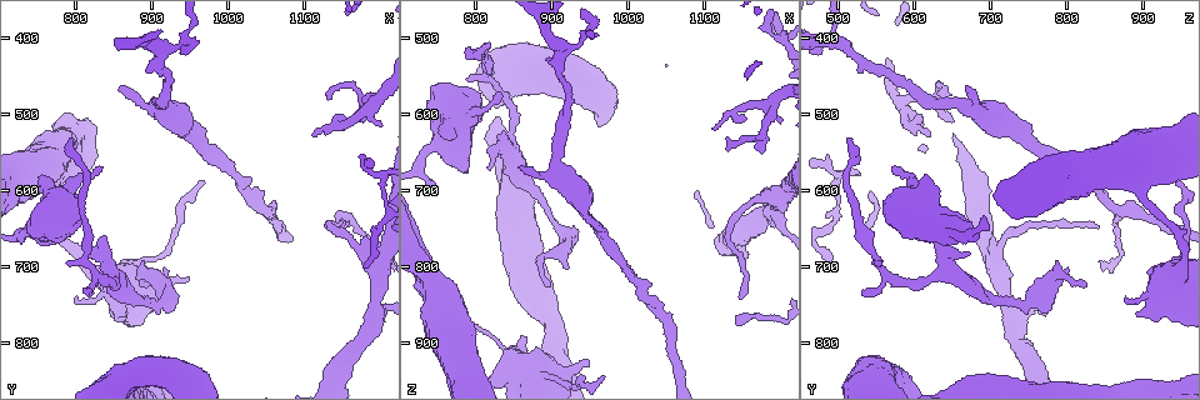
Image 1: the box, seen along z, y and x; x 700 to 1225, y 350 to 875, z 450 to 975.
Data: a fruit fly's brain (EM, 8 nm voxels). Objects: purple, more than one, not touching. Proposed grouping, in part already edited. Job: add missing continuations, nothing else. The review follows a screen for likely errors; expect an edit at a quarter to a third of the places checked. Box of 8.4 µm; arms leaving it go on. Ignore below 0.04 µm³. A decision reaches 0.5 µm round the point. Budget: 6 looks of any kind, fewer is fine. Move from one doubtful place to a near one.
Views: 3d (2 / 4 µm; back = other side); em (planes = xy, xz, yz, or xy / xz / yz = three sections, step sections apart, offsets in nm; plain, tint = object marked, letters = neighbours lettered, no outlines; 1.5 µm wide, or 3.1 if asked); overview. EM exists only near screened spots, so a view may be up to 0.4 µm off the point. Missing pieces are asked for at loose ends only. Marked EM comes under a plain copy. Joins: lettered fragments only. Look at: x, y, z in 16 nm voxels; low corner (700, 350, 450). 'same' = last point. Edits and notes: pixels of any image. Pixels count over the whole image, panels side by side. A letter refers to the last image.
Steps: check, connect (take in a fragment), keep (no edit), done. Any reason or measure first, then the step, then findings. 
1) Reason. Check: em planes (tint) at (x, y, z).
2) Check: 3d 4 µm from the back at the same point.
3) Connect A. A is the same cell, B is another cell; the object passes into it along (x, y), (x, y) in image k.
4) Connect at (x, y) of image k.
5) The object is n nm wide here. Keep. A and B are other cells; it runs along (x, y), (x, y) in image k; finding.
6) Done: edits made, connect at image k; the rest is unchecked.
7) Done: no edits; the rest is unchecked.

Branch stops here. Check: 3d 2 µm at (820, 740, 535).

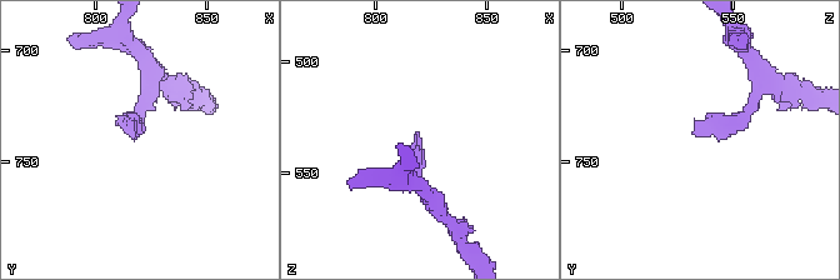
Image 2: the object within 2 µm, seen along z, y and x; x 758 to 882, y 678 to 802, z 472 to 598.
Check: em yz step 8 (tint) at (819, 738, 532).

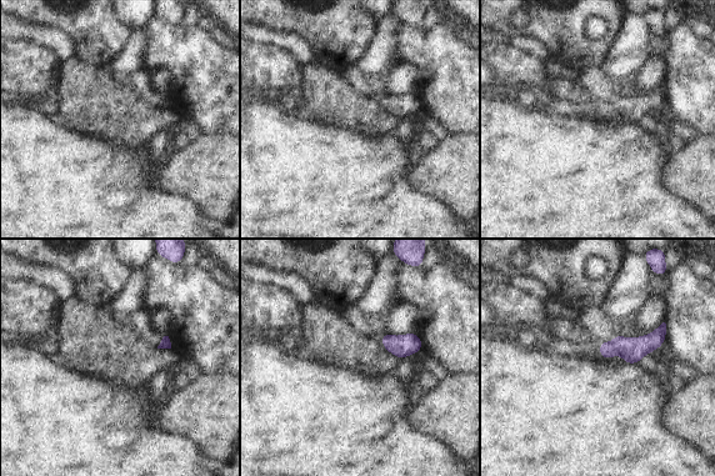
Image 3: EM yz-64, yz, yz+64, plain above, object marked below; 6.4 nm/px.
Another direction. Check: em planes (letters) at the same point.

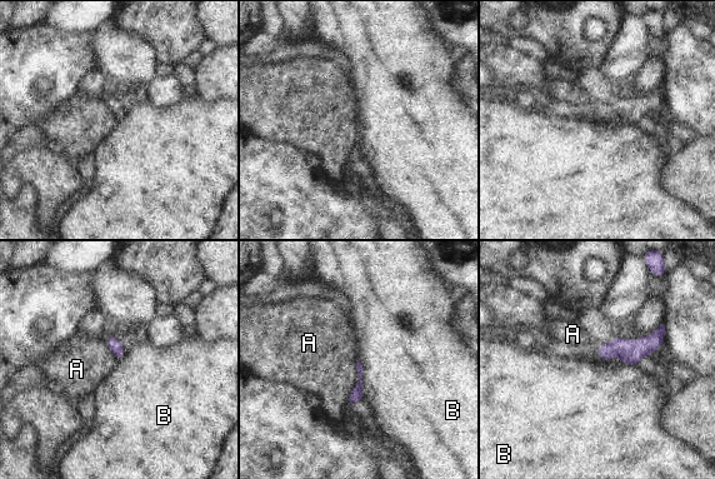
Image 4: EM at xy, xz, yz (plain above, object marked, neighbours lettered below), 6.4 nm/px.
Keep. A and B are other cells; it runs along (661, 329), (644, 347), (601, 355) in image 4; no lettered fragment goes on from it.

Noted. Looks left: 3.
Tapers out. Check: em planes (letters) at (835, 575, 575).

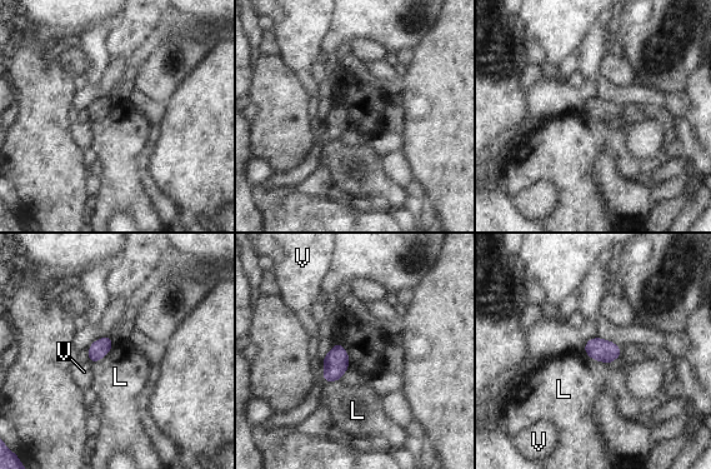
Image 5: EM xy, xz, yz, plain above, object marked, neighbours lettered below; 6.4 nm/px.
The object is 120 nm wide here. Keep. L and V are other cells; a border runs along (114, 340), (110, 350), (94, 364) in image 5; no lettered fragment goes on from it.

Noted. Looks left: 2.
Free end. Check: em planes (letters) at (1135, 480, 640).

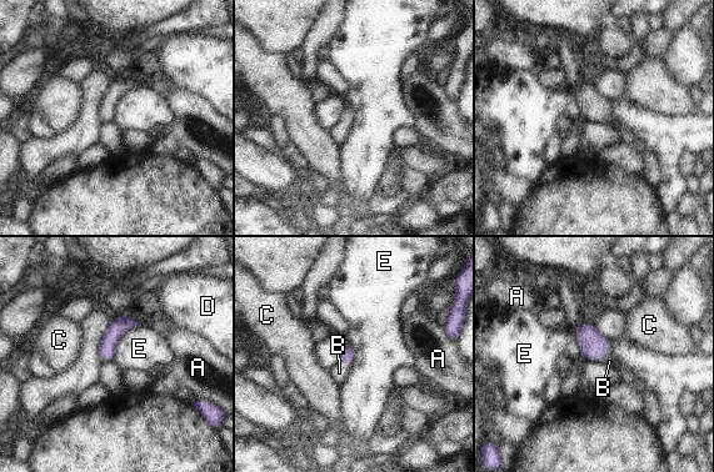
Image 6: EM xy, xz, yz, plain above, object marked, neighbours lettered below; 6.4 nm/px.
Connect B. B is the same cell, A, C, D and E are other cells; it goes on there.

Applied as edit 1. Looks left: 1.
Done: edits made, connect at image 6; the rest is unchecked.

